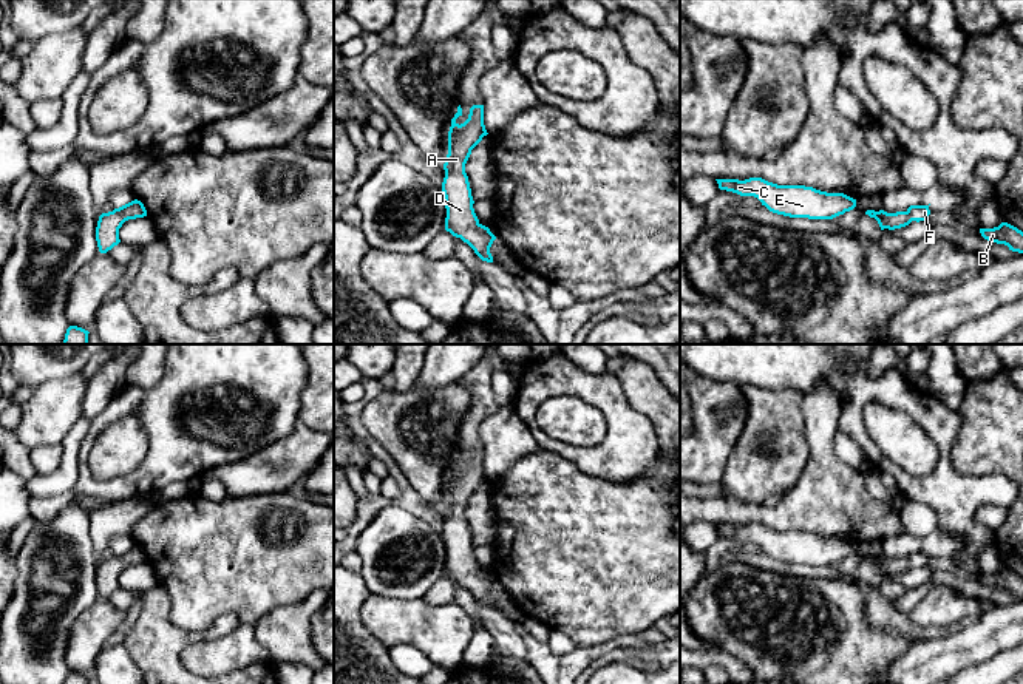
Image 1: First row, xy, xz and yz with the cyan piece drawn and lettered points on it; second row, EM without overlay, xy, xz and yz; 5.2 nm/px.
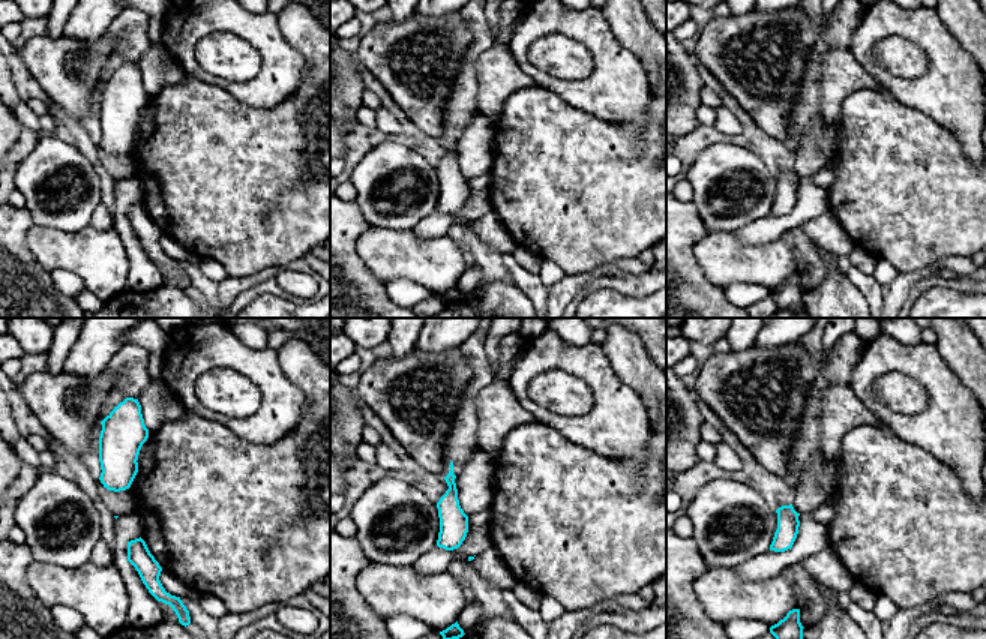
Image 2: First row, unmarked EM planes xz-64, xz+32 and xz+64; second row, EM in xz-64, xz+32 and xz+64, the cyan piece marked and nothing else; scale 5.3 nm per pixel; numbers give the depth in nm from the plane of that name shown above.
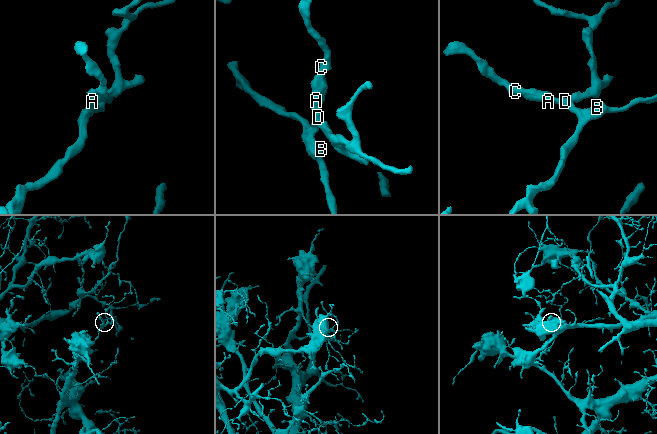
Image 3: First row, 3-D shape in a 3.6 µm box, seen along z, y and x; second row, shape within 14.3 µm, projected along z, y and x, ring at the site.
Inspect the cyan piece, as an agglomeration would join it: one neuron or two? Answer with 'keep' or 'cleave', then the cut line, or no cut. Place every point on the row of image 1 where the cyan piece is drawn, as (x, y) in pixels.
keep | no cut

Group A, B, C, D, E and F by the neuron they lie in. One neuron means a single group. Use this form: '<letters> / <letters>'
A B C D E F

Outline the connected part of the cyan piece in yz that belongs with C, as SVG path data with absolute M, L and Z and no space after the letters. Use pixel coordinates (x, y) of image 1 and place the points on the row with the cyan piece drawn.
M762 178L715 179L720 190L754 196L770 212L808 219L833 219L856 207L856 199L844 193L827 193L805 185L777 185Z

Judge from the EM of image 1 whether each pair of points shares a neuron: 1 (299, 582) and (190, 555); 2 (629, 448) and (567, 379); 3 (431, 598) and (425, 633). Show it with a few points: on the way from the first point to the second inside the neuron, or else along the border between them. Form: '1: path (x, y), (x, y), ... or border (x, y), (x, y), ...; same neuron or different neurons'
1: path (272, 556), (217, 556); same neuron
2: path (626, 428), (623, 420), (587, 388); same neuron
3: border (422, 598), (430, 604), (453, 602); different neurons

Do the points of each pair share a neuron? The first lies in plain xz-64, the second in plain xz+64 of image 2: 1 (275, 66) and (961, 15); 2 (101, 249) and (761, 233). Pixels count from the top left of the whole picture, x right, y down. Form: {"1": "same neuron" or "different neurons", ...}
{"1": "different neurons", "2": "different neurons"}

